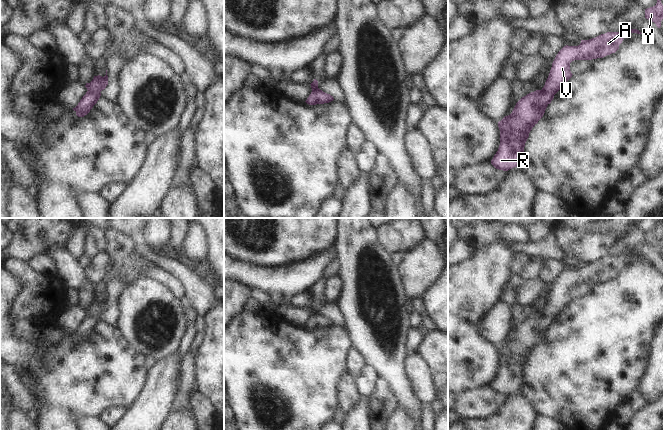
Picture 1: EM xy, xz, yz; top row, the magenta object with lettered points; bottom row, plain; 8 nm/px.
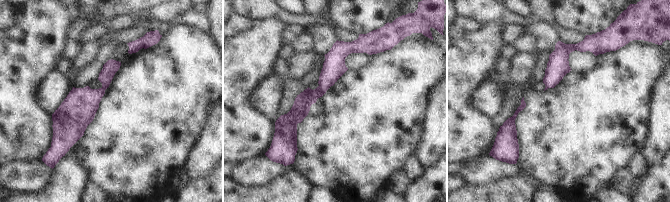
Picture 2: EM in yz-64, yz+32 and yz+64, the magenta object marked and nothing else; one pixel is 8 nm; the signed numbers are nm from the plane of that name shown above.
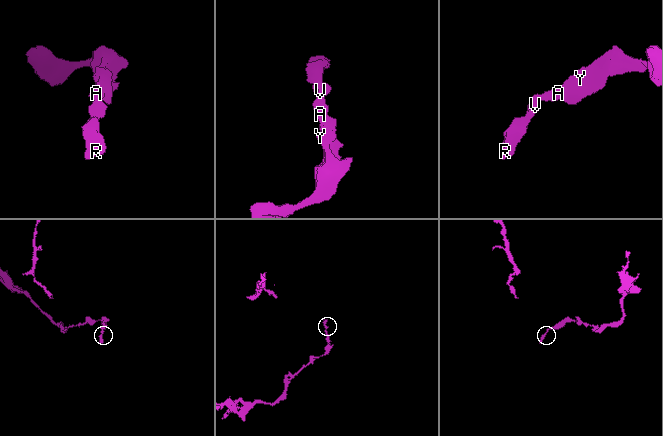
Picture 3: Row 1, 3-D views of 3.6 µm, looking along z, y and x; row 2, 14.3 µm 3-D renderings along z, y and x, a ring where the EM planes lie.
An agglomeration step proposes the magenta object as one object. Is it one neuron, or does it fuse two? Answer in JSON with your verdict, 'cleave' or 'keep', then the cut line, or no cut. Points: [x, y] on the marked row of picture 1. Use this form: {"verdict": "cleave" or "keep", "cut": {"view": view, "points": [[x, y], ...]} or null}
{"verdict": "keep", "cut": null}

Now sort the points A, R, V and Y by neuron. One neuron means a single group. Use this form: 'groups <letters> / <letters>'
groups A R V Y

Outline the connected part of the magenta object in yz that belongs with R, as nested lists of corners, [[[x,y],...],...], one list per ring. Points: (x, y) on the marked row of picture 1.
[[[637,29],[607,32],[589,40],[581,40],[578,46],[564,46],[552,63],[544,87],[522,97],[512,113],[498,122],[500,145],[491,164],[503,171],[521,165],[530,131],[543,117],[554,95],[573,75],[570,63],[574,60],[603,58],[615,53],[628,33],[642,34]]]

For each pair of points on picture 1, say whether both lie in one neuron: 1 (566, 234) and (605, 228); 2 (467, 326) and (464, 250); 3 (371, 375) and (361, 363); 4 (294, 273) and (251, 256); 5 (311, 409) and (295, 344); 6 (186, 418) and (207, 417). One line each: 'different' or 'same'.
1: different
2: different
3: different
4: different
5: same
6: different

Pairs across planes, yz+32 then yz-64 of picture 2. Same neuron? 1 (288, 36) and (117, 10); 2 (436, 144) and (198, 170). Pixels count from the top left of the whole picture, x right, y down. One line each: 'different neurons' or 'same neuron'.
1: same neuron
2: same neuron

